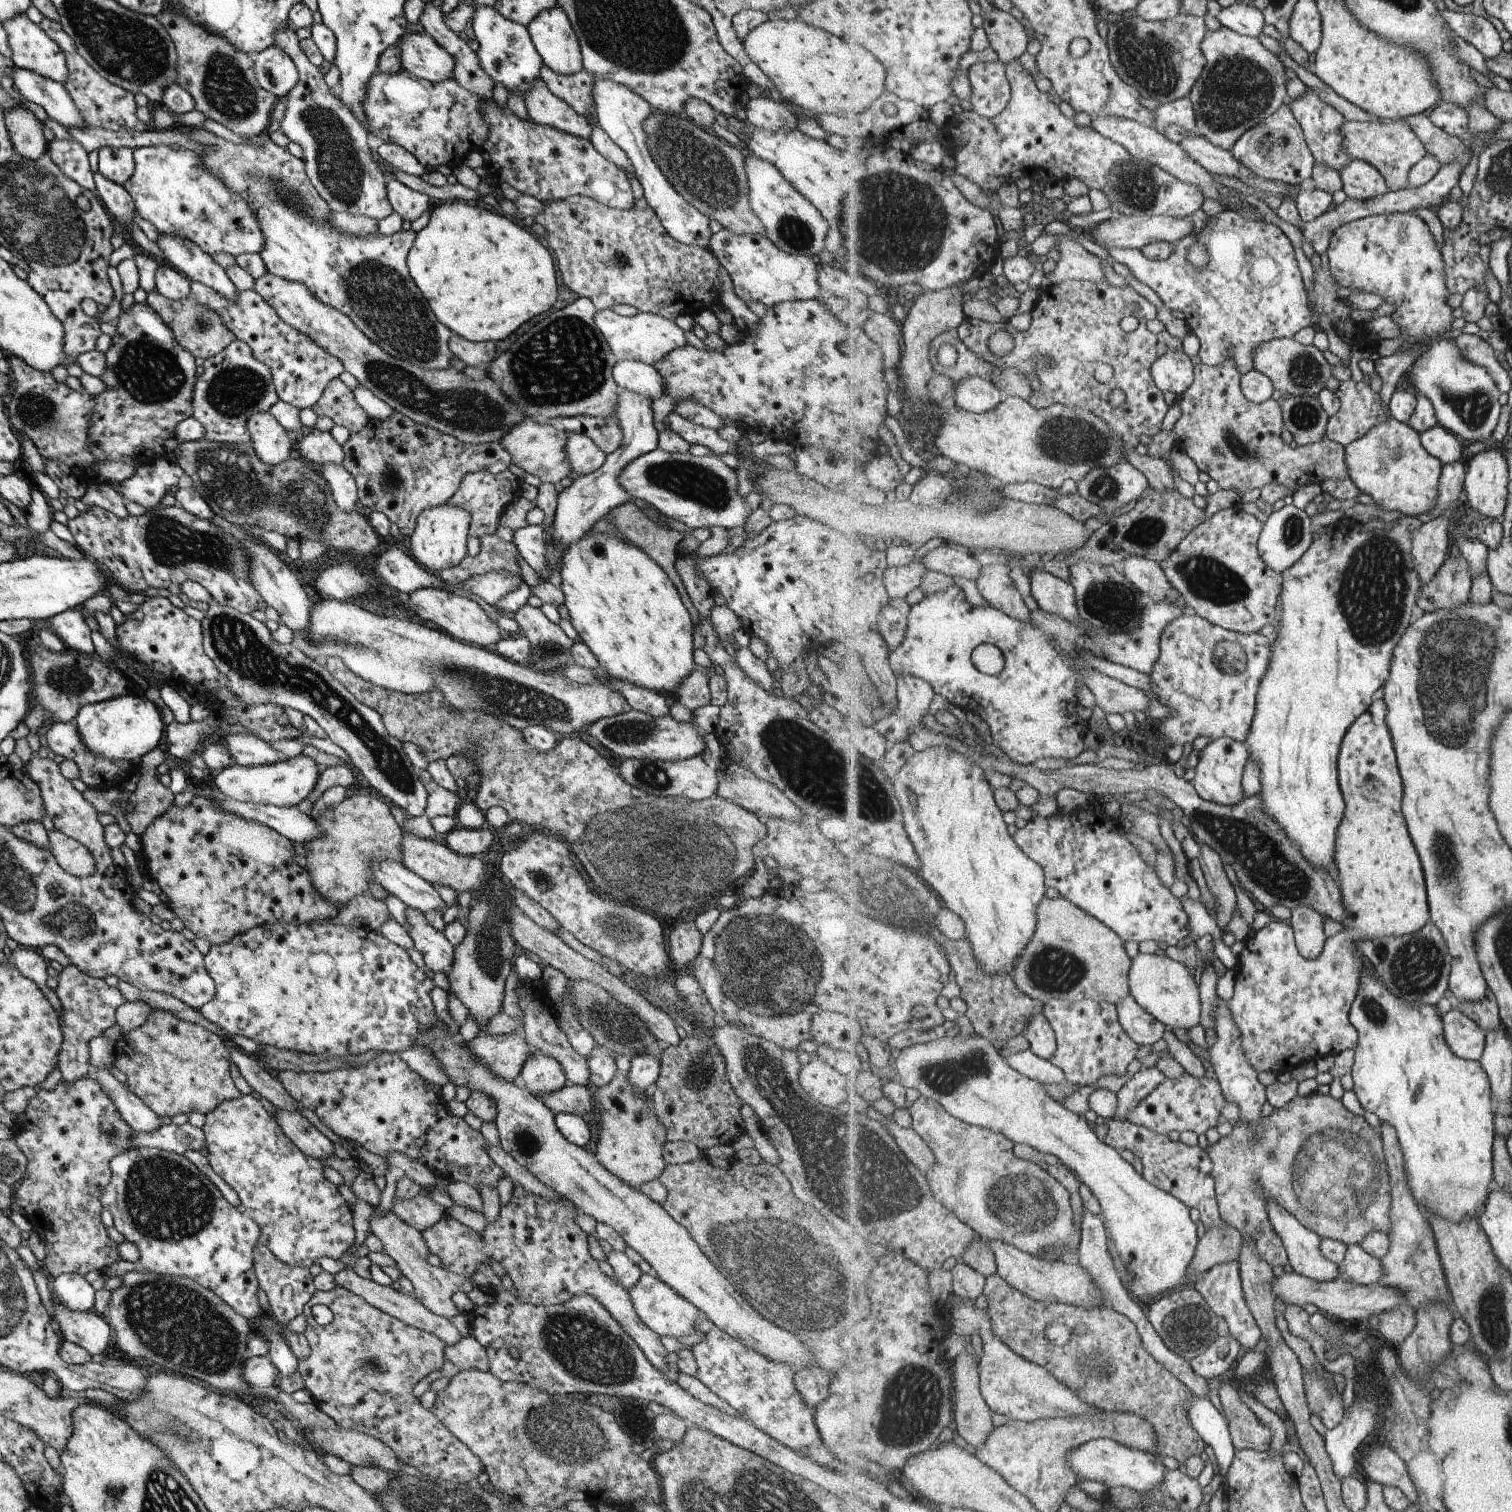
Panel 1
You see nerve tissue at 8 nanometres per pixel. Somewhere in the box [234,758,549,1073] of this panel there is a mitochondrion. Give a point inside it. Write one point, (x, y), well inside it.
(488, 946)

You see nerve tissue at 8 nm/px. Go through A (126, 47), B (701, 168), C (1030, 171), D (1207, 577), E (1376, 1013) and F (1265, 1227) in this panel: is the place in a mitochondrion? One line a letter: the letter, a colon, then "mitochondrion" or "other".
A: mitochondrion
B: mitochondrion
C: other
D: mitochondrion
E: mitochondrion
F: other

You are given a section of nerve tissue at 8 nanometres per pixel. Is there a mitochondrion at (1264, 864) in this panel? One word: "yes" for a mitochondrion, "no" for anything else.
yes

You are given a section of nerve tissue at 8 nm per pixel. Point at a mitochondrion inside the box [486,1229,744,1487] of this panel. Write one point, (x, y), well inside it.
(580, 1341)

